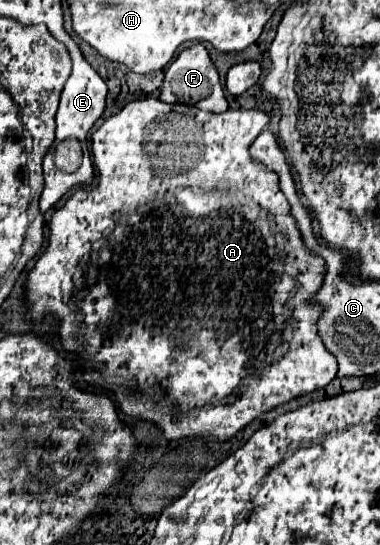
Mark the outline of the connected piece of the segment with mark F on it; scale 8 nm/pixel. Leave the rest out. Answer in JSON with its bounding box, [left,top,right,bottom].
[159,44,227,112]

